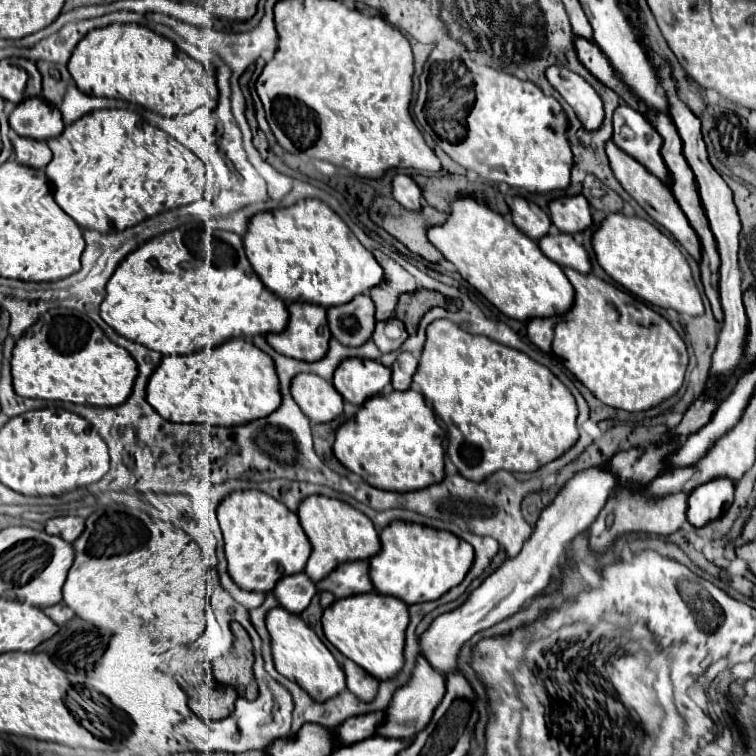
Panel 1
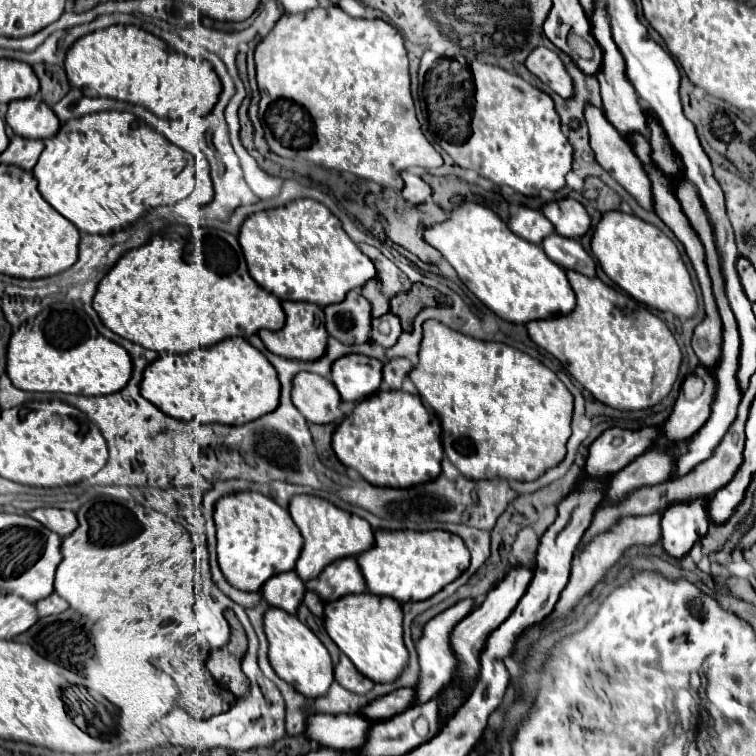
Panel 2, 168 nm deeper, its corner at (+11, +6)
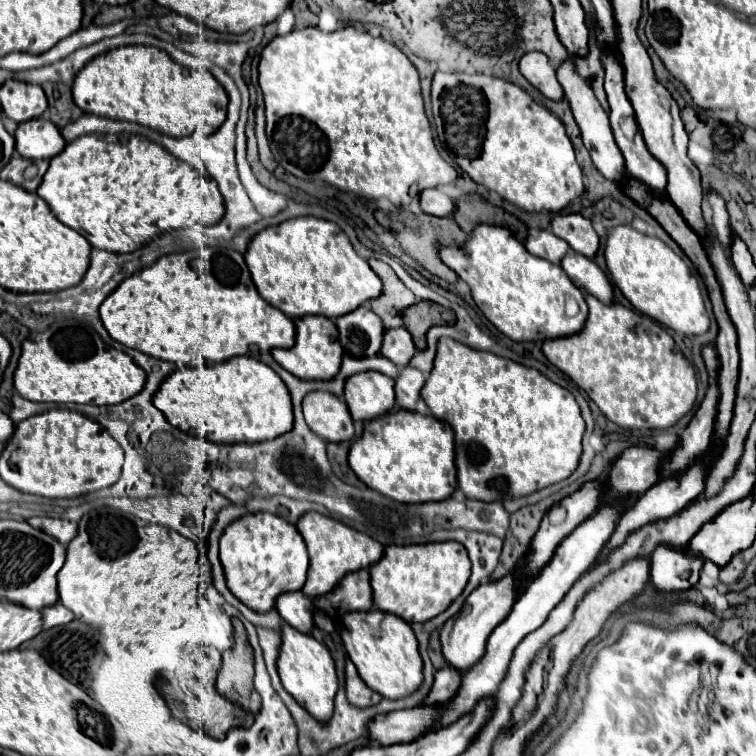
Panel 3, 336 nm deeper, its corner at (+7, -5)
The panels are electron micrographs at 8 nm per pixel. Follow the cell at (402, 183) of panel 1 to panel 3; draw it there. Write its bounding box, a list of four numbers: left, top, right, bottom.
[420,189,454,217]

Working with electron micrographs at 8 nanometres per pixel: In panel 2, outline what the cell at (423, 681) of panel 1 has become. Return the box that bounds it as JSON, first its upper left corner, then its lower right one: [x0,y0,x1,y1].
[412,600,474,706]

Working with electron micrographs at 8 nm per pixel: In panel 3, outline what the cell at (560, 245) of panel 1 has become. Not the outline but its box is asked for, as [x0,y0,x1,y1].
[560,251,614,303]

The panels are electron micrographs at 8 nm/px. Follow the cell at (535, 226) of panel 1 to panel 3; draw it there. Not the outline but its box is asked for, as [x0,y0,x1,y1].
[524,231,570,263]

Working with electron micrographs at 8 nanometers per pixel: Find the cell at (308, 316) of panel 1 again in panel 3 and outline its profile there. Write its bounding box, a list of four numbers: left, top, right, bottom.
[272,317,342,381]

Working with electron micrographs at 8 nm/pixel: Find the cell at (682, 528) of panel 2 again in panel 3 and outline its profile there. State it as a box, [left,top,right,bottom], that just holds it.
[650,545,704,591]

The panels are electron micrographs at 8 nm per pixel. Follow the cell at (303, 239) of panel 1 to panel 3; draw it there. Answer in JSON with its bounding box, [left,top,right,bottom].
[246,217,382,319]

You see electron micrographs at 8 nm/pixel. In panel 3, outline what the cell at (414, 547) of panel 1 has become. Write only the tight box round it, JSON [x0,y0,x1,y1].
[370,541,470,621]

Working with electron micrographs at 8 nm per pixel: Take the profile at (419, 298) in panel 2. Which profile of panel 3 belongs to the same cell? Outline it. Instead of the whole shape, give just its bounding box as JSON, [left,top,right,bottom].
[404,301,444,351]

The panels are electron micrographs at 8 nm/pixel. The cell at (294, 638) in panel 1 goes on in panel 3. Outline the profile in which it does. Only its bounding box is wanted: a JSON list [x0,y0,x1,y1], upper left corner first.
[278,625,338,723]

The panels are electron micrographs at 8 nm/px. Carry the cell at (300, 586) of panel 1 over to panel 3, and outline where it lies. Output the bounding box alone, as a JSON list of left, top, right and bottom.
[276,591,314,633]

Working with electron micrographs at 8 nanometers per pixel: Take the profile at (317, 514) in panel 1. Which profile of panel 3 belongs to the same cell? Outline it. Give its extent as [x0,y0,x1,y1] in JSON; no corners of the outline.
[296,513,384,597]

